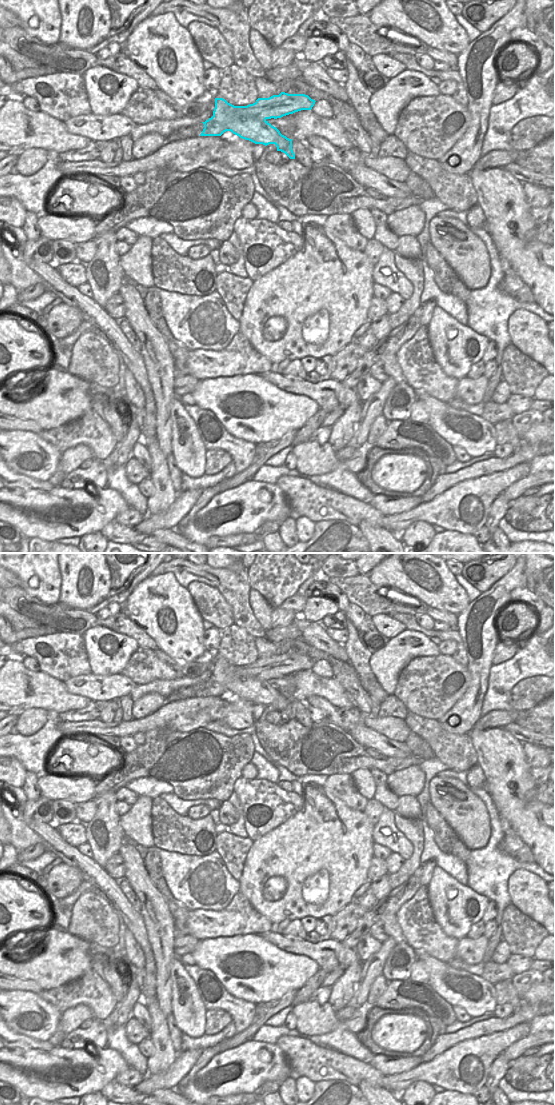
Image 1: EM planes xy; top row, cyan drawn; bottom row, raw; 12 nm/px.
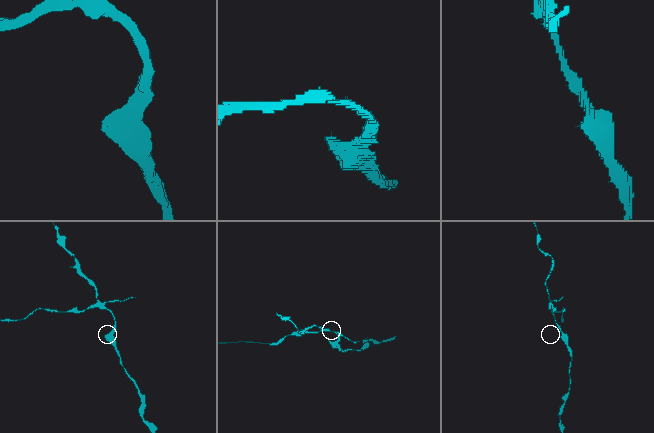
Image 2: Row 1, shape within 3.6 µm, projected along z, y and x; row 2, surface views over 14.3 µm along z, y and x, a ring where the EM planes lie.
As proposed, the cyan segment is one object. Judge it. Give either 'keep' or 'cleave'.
cleave

